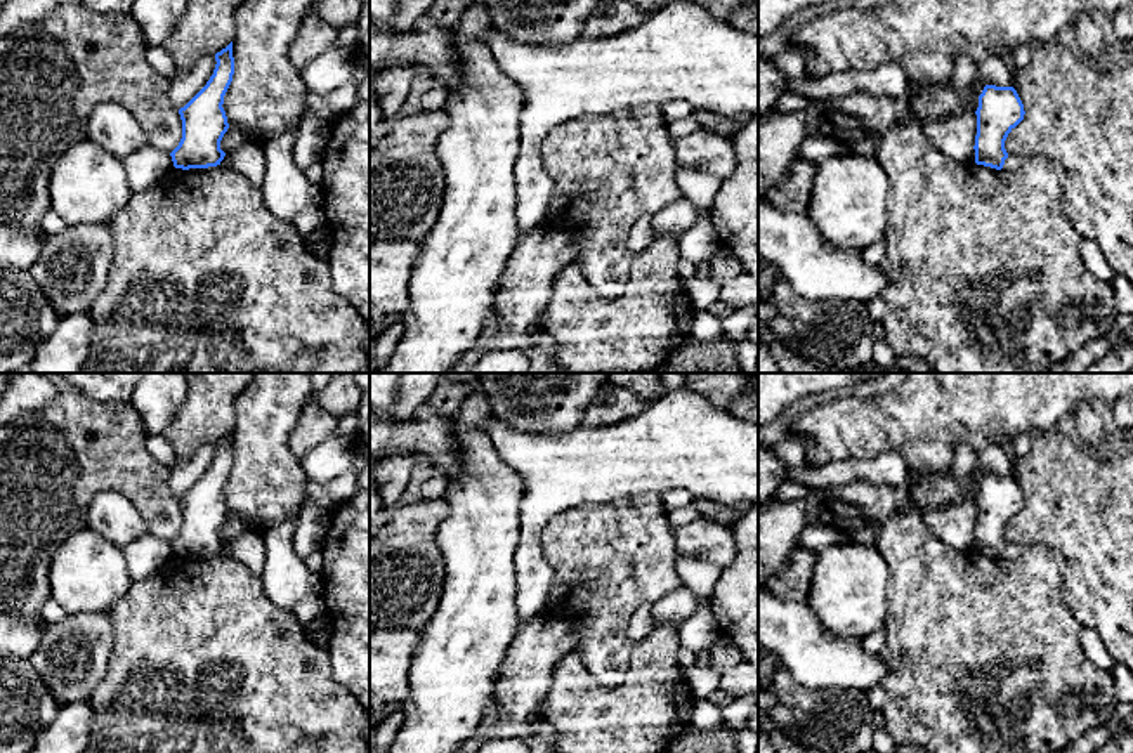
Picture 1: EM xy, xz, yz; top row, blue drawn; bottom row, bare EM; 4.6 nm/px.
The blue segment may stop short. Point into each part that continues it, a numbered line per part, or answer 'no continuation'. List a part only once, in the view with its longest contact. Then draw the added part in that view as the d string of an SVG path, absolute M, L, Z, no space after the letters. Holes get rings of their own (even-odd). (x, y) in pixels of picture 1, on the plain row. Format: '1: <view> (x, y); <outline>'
no continuation

